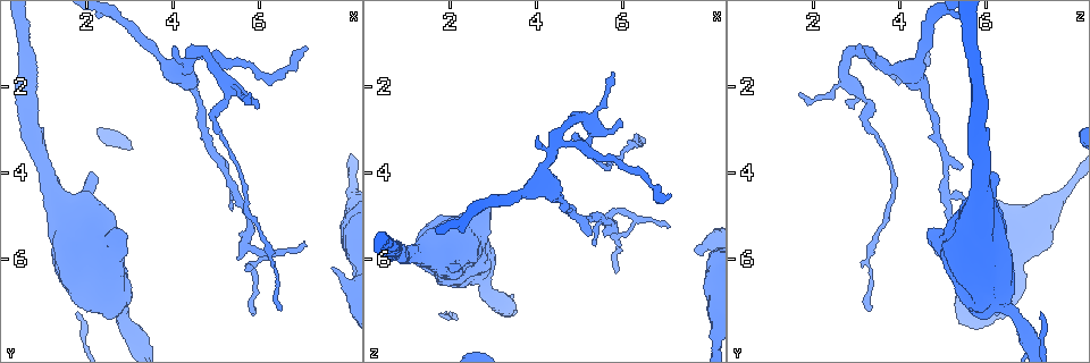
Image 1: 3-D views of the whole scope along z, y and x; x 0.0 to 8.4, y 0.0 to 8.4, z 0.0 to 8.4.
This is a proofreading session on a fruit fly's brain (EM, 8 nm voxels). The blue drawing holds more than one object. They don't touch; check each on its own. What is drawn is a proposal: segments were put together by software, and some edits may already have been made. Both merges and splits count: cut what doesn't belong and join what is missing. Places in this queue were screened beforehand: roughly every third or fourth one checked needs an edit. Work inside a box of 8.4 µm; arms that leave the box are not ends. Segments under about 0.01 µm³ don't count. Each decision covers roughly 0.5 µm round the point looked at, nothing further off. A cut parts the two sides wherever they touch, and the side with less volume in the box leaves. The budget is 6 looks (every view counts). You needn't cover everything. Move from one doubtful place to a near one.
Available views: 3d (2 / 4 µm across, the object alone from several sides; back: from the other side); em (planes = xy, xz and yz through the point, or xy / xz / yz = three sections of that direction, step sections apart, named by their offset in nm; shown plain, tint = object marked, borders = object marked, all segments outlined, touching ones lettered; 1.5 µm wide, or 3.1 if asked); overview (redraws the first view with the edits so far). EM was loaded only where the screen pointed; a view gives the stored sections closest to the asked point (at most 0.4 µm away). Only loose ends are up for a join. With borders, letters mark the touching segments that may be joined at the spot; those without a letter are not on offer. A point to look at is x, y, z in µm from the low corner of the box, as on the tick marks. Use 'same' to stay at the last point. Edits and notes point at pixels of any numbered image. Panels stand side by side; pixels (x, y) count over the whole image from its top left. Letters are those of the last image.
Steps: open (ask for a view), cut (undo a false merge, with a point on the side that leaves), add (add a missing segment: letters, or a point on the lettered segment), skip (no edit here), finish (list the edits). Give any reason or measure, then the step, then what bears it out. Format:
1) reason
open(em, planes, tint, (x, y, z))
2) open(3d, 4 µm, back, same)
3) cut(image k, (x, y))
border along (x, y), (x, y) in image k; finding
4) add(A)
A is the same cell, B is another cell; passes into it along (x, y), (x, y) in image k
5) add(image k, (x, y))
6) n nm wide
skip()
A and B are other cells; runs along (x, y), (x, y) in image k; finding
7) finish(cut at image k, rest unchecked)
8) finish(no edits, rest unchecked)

branch stops here
open(em, planes, borders, (7.65, 6.20, 5.75))

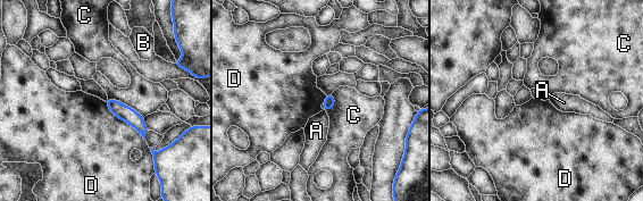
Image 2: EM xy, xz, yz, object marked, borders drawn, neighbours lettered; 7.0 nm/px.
skip()
A, B, C and D are other cells; border along (103, 101), (144, 140) in image 2; none of them fits

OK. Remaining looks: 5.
tapers out
open(em, planes, borders, (5.85, 7.15, 6.30))

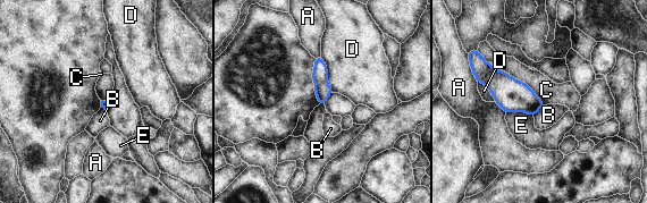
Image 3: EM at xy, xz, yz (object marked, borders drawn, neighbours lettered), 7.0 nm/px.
skip()
A, B, C, D and E are other cells; border along (510, 74), (521, 79), (545, 104) in image 3; no lettered segment goes on from it

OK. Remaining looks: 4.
a narrow waist
open(em, planes, borders, (4.50, 1.25, 3.30))

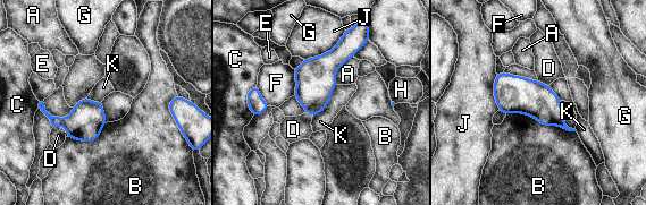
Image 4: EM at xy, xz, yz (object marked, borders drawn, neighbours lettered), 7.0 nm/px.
50 nm wide
skip()
A, B, C, D, E, F, G, H, J and K are other cells; all the same neuron

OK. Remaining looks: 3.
finish(no edits, rest unchecked)

